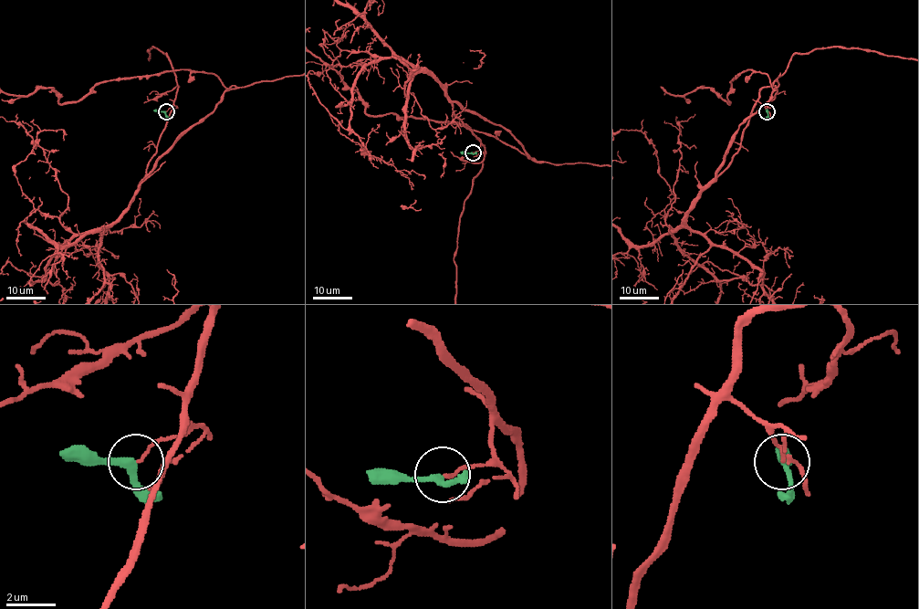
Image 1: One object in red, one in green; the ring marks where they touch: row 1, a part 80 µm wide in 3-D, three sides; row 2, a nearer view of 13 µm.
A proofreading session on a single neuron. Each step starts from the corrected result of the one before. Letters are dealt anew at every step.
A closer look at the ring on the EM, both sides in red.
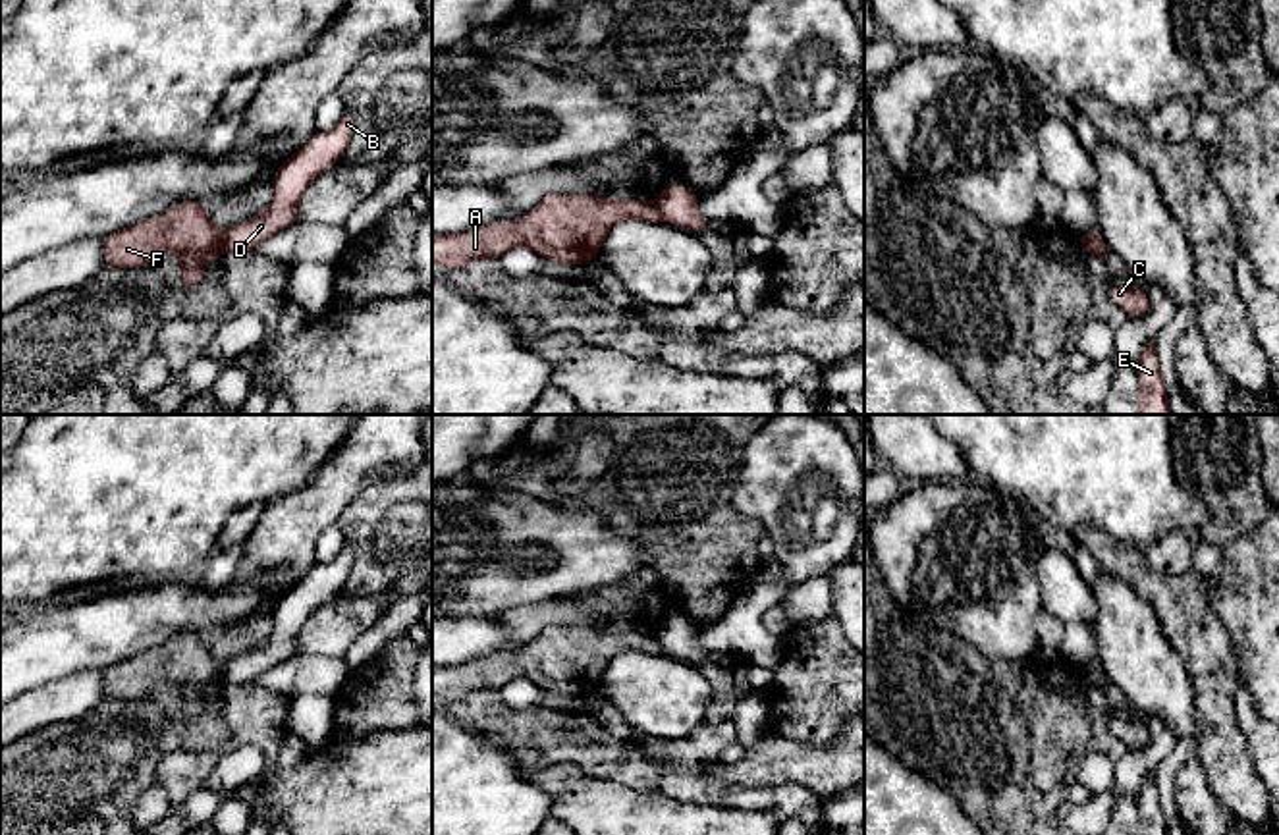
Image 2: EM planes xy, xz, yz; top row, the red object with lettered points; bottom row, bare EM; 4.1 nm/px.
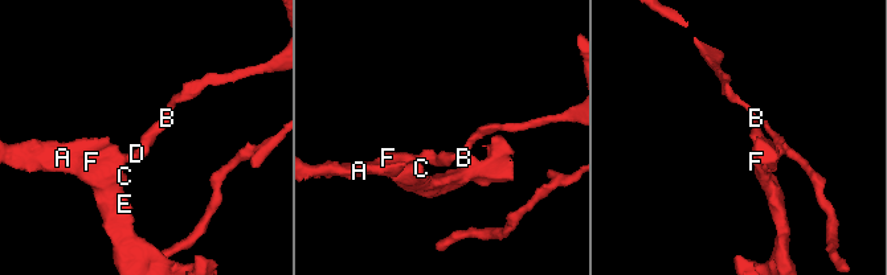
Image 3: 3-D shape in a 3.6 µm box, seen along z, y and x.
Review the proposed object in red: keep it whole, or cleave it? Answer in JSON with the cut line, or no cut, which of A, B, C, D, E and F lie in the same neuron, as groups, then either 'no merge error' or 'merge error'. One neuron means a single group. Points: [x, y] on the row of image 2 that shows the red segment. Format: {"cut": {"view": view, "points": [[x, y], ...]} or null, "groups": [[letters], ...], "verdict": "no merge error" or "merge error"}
{"cut": {"view": "xy", "points": [[224, 232], [226, 249]]}, "groups": [["A", "C", "E", "F"], ["B", "D"]], "verdict": "merge error"}

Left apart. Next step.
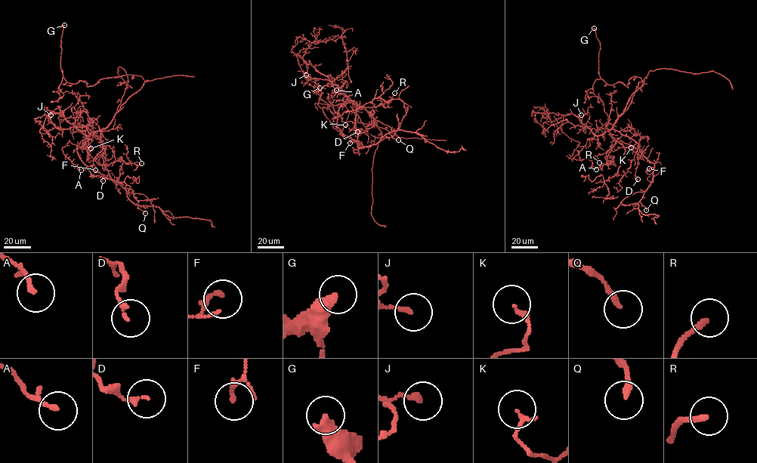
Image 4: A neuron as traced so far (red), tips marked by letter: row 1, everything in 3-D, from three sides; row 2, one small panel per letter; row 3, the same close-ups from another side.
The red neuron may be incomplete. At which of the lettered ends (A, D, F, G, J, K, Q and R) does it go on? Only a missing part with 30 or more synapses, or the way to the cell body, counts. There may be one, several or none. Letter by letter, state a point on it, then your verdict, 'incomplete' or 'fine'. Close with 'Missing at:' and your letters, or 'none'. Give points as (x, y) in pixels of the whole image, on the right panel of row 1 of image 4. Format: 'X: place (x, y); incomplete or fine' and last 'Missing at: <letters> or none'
A: place (596, 169); fine
D: place (638, 179); fine
F: place (649, 168); fine
G: place (594, 28); fine
J: place (581, 115); fine
K: place (631, 147); fine
Q: place (646, 210); fine
R: place (599, 162); fine
Missing at: none

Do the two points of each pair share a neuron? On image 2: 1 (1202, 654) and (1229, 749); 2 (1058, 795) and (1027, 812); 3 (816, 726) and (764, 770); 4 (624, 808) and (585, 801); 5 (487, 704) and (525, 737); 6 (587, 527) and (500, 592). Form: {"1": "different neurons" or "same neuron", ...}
{"1": "different neurons", "2": "same neuron", "3": "different neurons", "4": "same neuron", "5": "same neuron", "6": "same neuron"}

